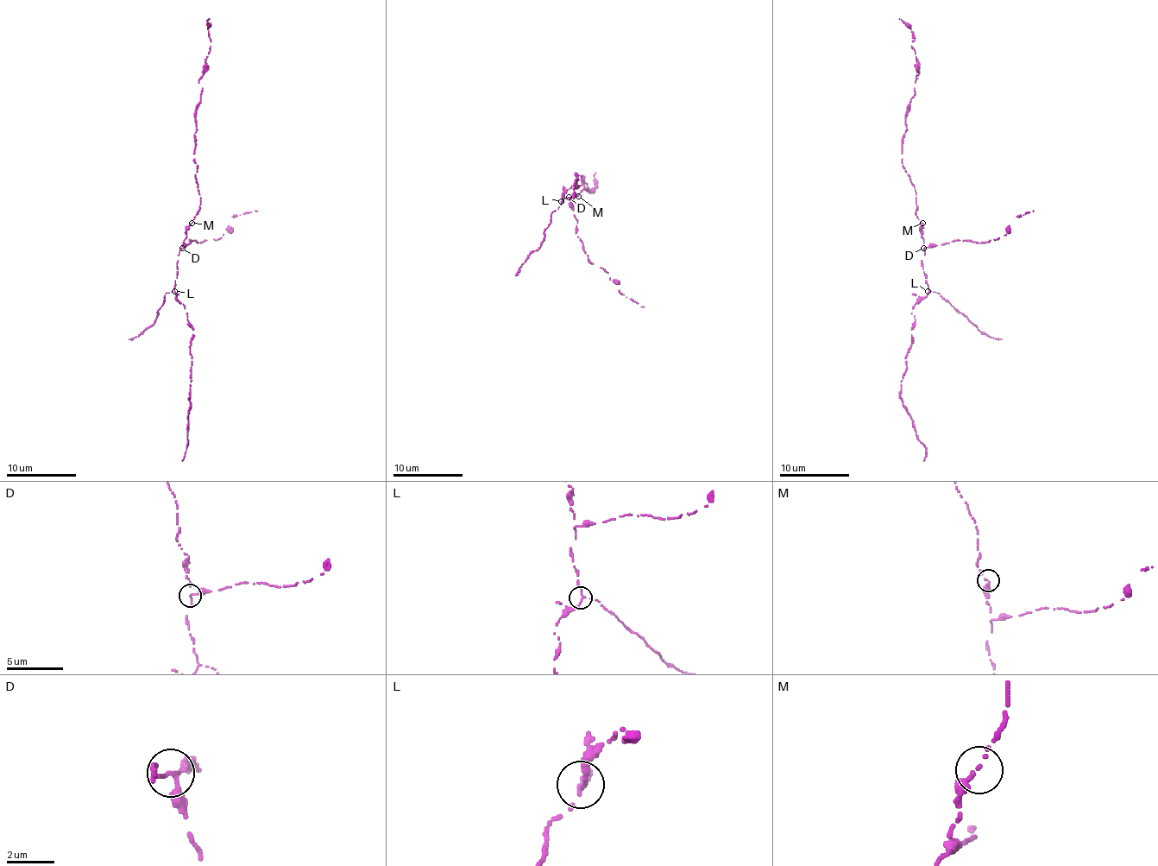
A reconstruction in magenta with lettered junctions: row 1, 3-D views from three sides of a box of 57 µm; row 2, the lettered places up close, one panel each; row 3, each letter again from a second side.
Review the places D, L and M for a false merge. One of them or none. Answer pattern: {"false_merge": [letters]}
{"false_merge": ["D"]}

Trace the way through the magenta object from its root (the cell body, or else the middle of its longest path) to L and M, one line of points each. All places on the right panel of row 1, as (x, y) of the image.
L: (924, 241), (922, 268), (928, 291)
M: (924, 241), (922, 223)

